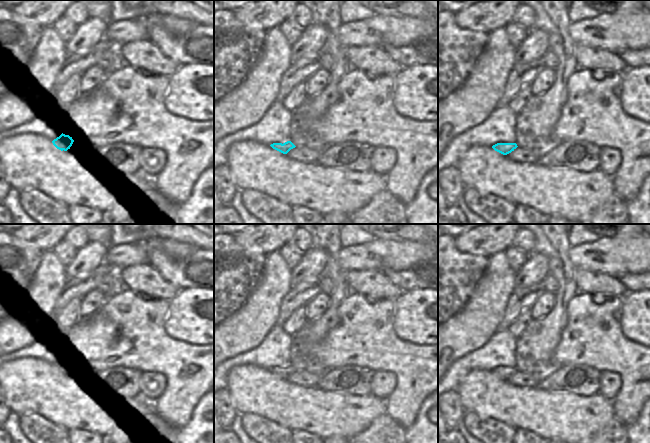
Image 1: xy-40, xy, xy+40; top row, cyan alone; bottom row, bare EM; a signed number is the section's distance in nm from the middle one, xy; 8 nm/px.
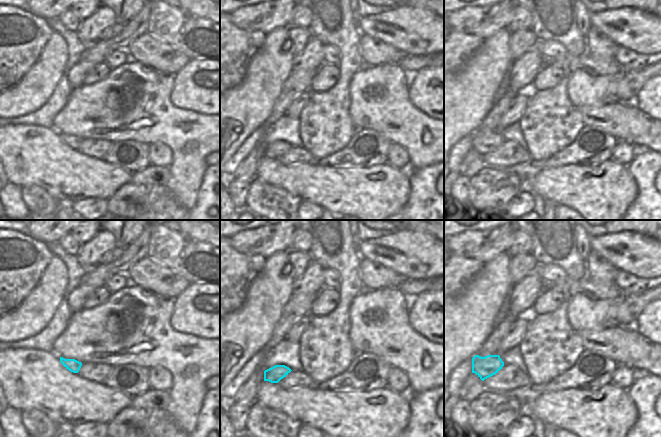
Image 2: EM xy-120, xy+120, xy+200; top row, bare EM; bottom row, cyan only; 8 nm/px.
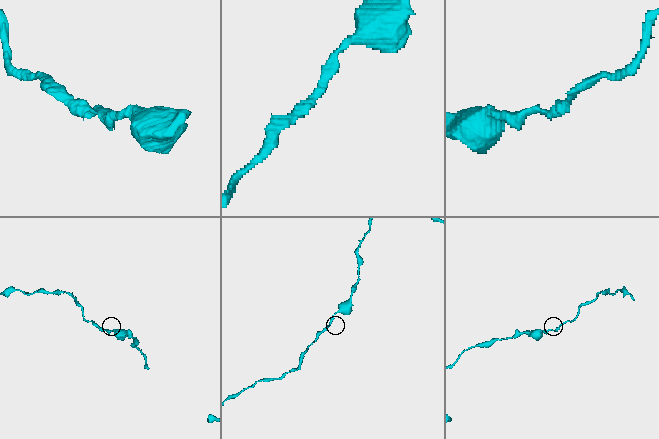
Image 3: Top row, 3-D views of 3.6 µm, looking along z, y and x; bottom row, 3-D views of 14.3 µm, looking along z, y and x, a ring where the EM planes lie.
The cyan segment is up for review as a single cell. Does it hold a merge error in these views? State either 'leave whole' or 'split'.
leave whole

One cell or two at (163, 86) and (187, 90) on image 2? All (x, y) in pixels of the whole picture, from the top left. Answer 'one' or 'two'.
two

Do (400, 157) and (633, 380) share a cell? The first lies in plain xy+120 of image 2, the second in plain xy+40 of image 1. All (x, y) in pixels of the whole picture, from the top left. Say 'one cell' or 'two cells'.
two cells

